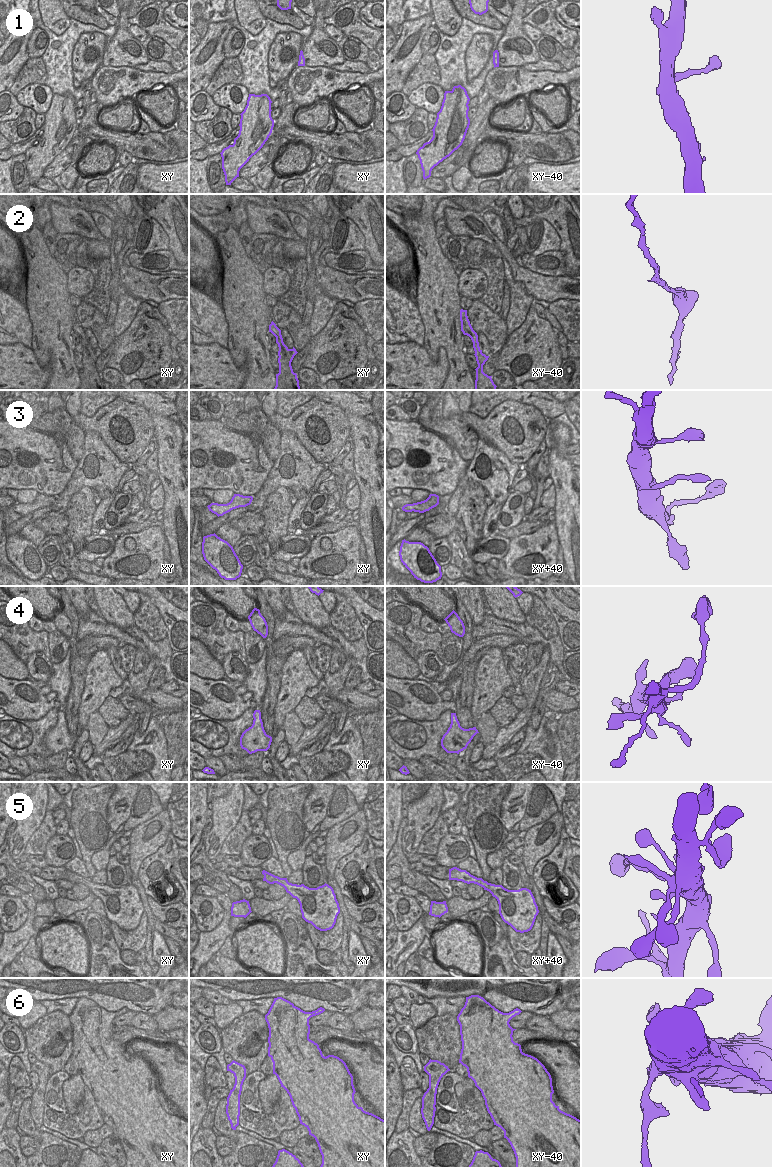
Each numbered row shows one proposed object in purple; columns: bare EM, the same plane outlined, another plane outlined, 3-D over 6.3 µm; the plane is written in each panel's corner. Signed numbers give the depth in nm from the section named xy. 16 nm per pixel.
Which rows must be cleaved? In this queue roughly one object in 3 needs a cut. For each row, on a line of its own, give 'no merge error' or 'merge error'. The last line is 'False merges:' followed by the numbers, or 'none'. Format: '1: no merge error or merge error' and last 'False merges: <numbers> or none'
1: no merge error
2: no merge error
3: no merge error
4: no merge error
5: no merge error
6: merge error
False merges: 6

